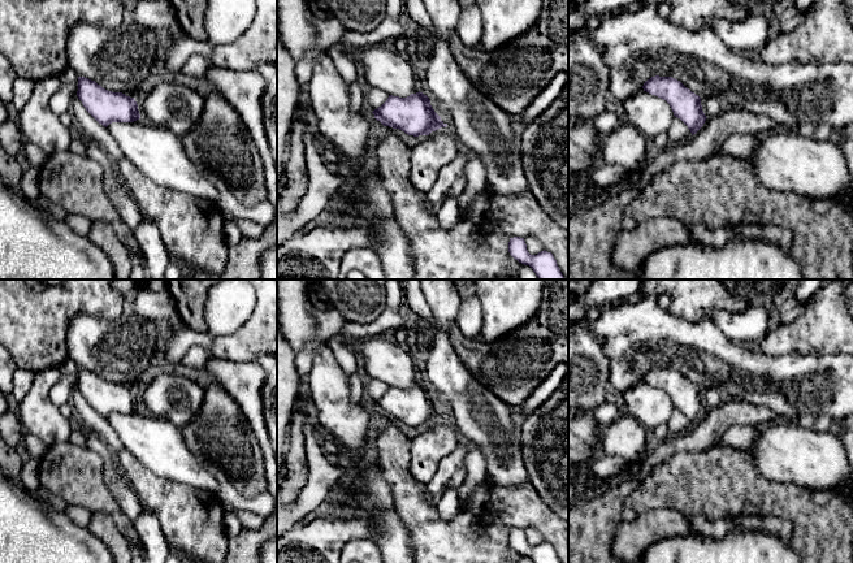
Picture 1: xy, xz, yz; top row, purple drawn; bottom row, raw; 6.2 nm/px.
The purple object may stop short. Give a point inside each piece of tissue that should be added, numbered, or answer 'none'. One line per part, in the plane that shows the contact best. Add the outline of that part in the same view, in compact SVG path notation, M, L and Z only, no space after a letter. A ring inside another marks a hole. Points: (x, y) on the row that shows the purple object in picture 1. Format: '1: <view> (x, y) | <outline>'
none

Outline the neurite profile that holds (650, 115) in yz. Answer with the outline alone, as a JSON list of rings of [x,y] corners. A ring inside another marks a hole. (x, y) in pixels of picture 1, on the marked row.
[[[646,91],[629,96],[623,104],[628,124],[637,129],[644,137],[667,134],[674,120],[670,104]]]

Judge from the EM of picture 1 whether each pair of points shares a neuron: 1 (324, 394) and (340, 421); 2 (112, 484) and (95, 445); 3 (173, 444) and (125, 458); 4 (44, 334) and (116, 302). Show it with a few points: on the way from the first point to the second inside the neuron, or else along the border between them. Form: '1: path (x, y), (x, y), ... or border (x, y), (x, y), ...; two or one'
1: path (330, 401), (336, 415); one
2: path (112, 473), (109, 458), (105, 454); one
3: border (125, 449), (157, 475); two
4: path (61, 316), (76, 302), (98, 302); one

